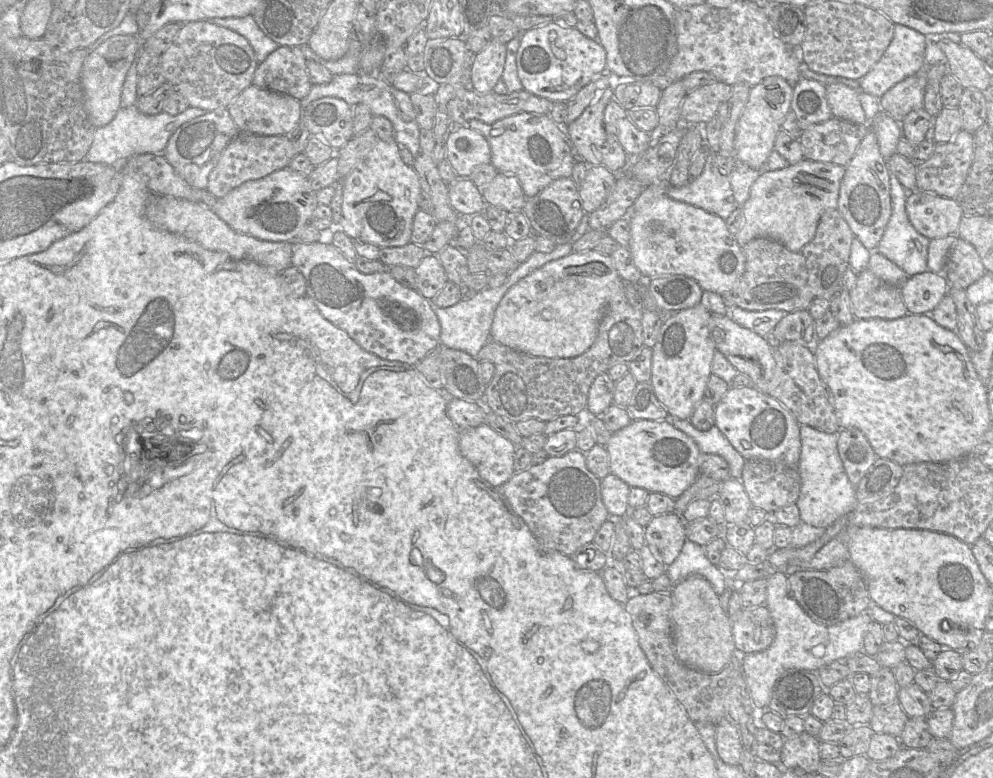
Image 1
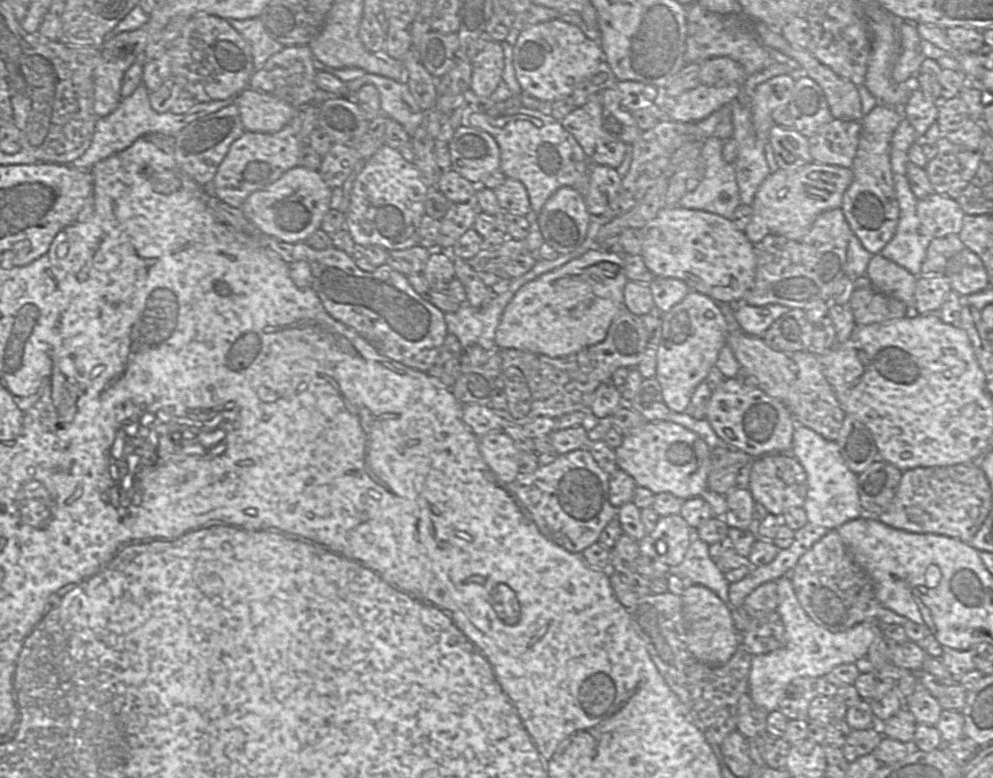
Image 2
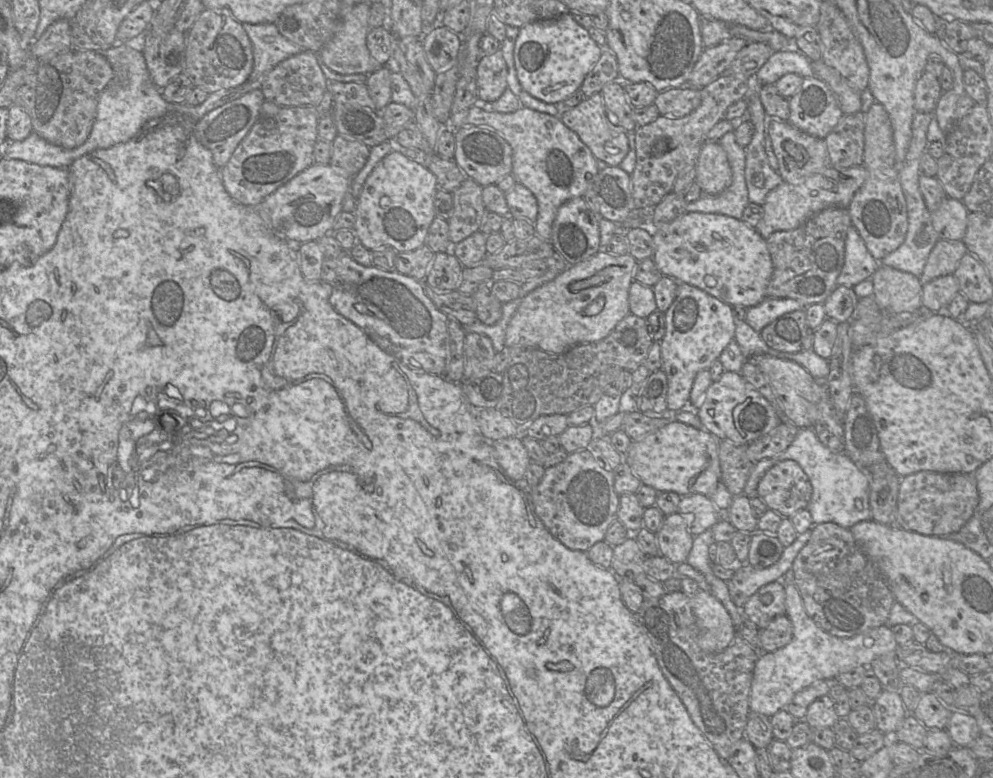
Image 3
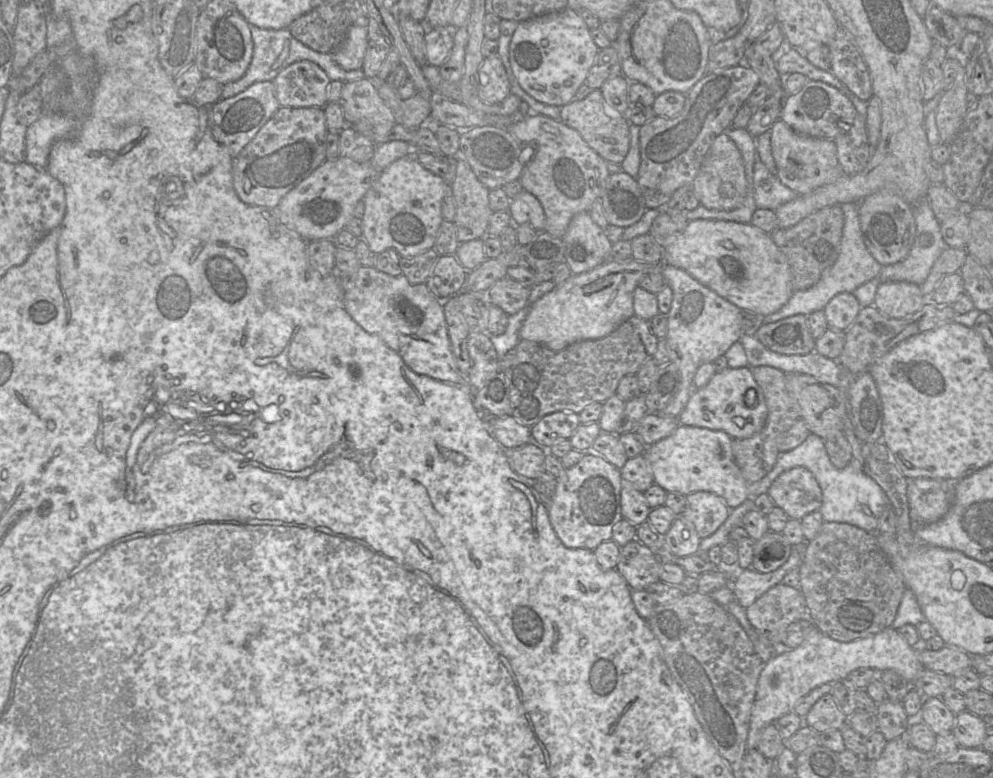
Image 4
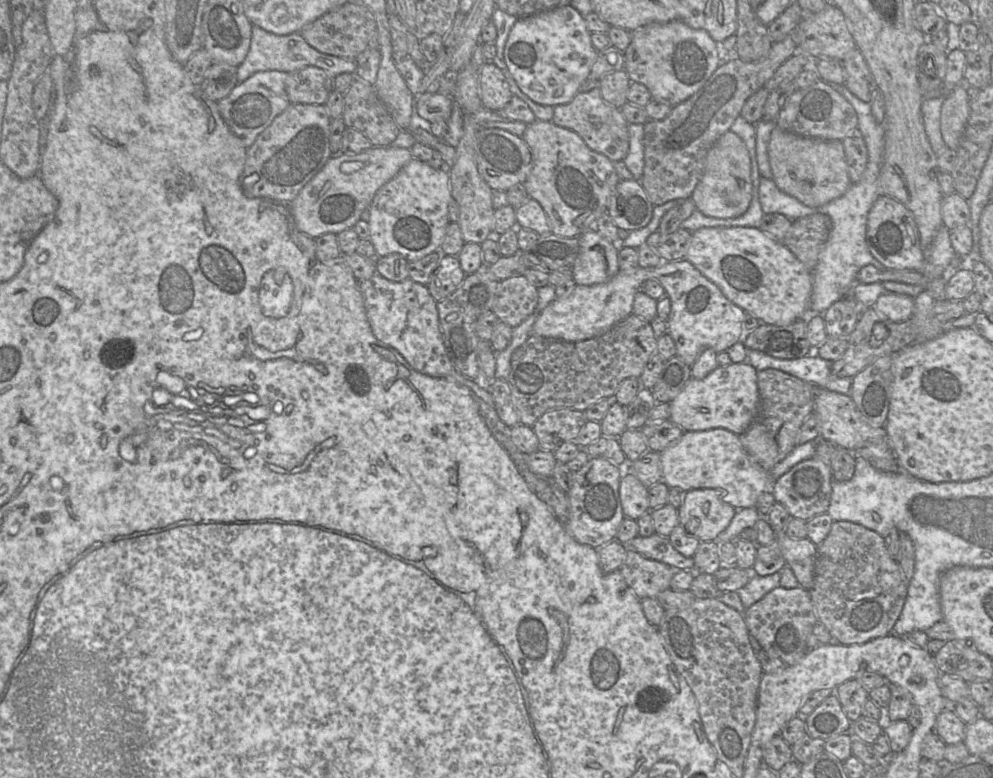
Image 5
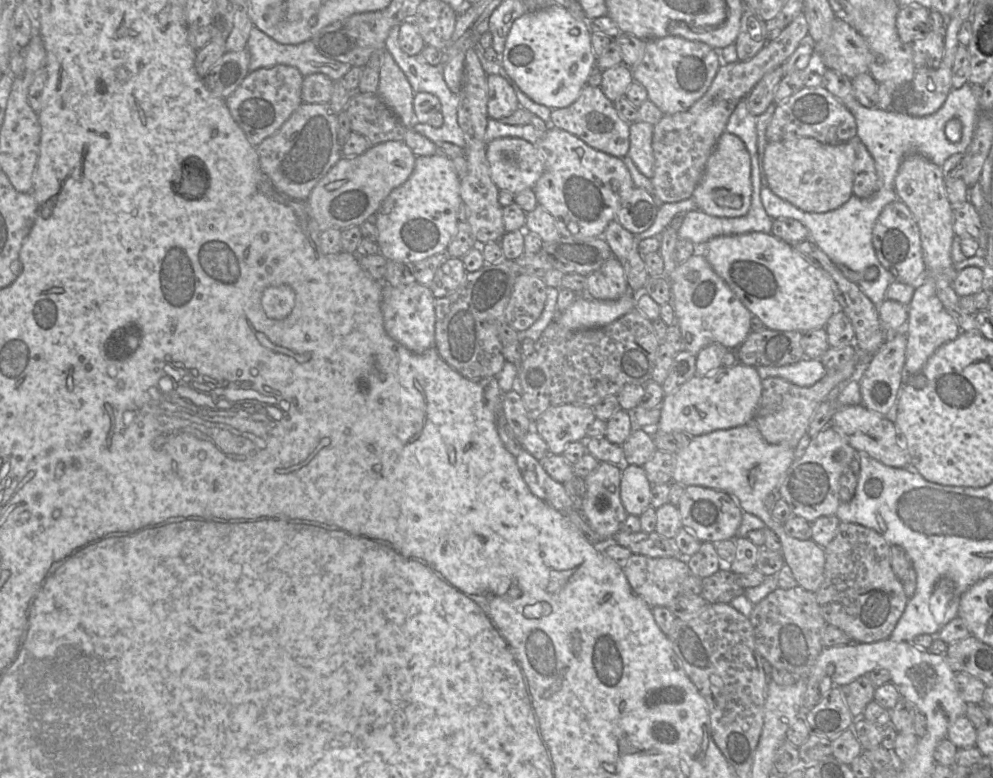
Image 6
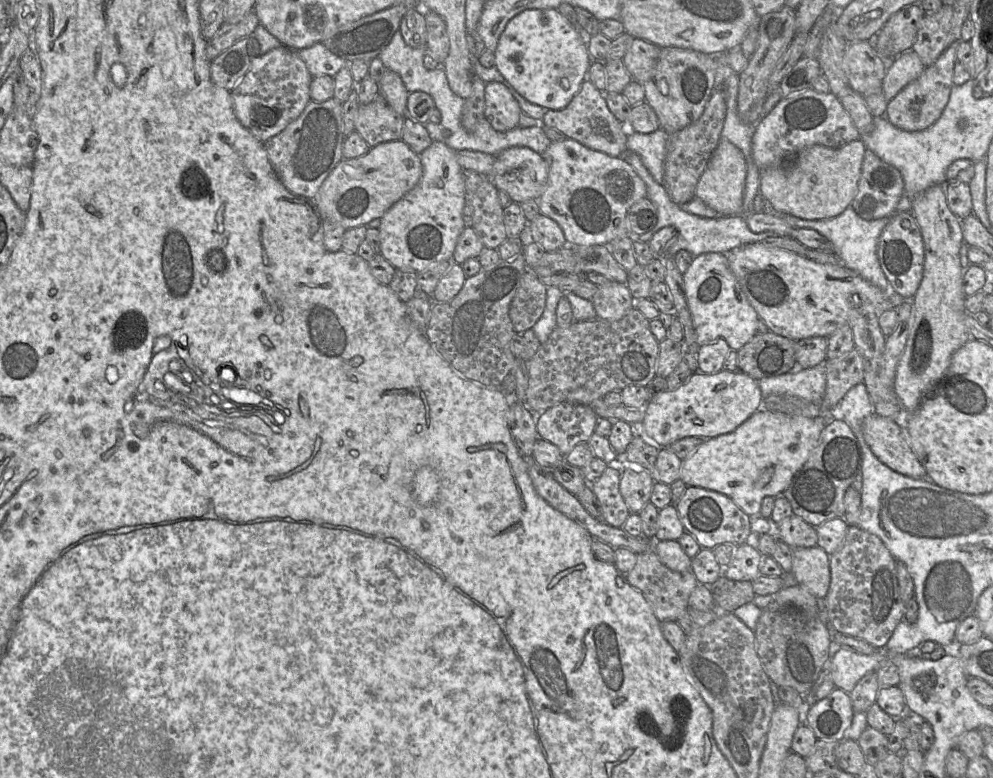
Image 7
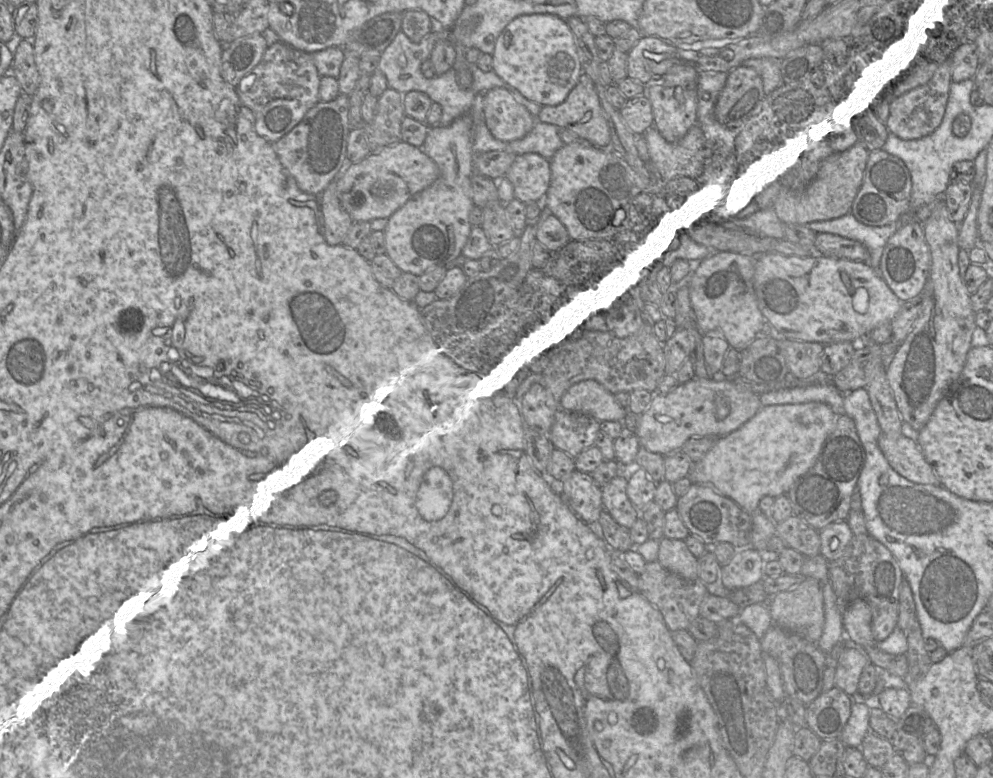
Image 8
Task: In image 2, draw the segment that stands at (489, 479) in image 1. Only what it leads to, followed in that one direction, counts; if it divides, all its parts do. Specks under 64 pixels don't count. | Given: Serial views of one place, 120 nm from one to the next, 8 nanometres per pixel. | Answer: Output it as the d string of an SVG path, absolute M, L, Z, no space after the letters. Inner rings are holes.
M493 430L478 439L478 448L495 476L505 484L514 482L519 474L520 451L503 430Z

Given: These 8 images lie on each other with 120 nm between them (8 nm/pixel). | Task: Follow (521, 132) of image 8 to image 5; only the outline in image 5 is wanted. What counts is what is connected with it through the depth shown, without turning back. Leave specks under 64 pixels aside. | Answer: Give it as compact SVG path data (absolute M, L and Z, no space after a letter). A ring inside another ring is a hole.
M485 62L479 69L481 100L485 108L498 111L504 108L513 94L509 82L494 62Z

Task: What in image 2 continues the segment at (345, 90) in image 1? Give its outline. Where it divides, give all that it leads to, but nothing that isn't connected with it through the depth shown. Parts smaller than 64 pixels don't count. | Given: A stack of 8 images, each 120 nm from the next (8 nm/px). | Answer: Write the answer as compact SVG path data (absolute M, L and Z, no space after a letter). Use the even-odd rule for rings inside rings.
M370 73L362 77L348 81L346 84L346 96L317 88L312 101L308 104L320 105L329 99L339 97L355 98L359 89L366 84L374 85L380 94L381 113L397 121L412 138L416 129L421 125L424 111L415 102L407 83Z

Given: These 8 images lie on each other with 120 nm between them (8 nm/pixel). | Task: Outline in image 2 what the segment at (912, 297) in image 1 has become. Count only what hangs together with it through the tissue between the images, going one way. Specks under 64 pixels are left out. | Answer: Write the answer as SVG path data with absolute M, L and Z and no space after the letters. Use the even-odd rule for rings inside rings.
M945 274L917 277L914 308L918 314L938 313L951 292L954 291Z

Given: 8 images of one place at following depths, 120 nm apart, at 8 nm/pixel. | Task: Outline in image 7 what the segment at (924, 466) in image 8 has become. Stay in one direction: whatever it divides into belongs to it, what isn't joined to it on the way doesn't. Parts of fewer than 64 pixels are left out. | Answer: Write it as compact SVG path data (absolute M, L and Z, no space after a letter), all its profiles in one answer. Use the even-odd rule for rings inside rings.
M873 413L862 423L864 439L873 454L891 470L913 479L927 477L911 449L907 429L892 418Z

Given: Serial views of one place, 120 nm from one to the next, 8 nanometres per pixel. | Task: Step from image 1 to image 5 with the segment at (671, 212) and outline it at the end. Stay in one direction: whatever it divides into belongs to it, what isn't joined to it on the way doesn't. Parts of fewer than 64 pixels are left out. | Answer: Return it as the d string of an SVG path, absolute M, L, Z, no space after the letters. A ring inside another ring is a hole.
M703 227L691 234L691 242L685 256L685 260L689 261L702 275L712 281L719 287L722 293L735 305L740 307L746 313L751 314L760 321L760 324L769 324L775 326L786 326L798 319L806 319L809 315L809 305L812 294L812 272L810 272L801 263L792 252L782 244L781 241L770 237L760 228L754 227Z

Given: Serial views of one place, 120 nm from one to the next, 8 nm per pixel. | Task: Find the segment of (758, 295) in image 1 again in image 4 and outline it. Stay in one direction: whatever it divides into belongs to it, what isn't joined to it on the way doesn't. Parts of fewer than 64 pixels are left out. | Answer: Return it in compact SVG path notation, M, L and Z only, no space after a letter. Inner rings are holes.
M833 205L813 212L794 226L778 228L772 233L768 233L789 263L791 285L794 291L812 287L818 282L822 272L836 261L840 250L843 226L843 211L840 205Z

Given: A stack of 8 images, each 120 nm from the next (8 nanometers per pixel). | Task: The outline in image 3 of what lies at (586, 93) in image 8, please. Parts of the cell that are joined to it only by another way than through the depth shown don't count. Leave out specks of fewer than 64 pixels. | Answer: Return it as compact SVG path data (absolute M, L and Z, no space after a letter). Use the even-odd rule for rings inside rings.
M595 93L577 106L564 111L560 119L579 136L596 159L604 161L609 166L619 166L629 152L629 140L624 133L625 130L620 125L615 126L610 123L601 93Z

